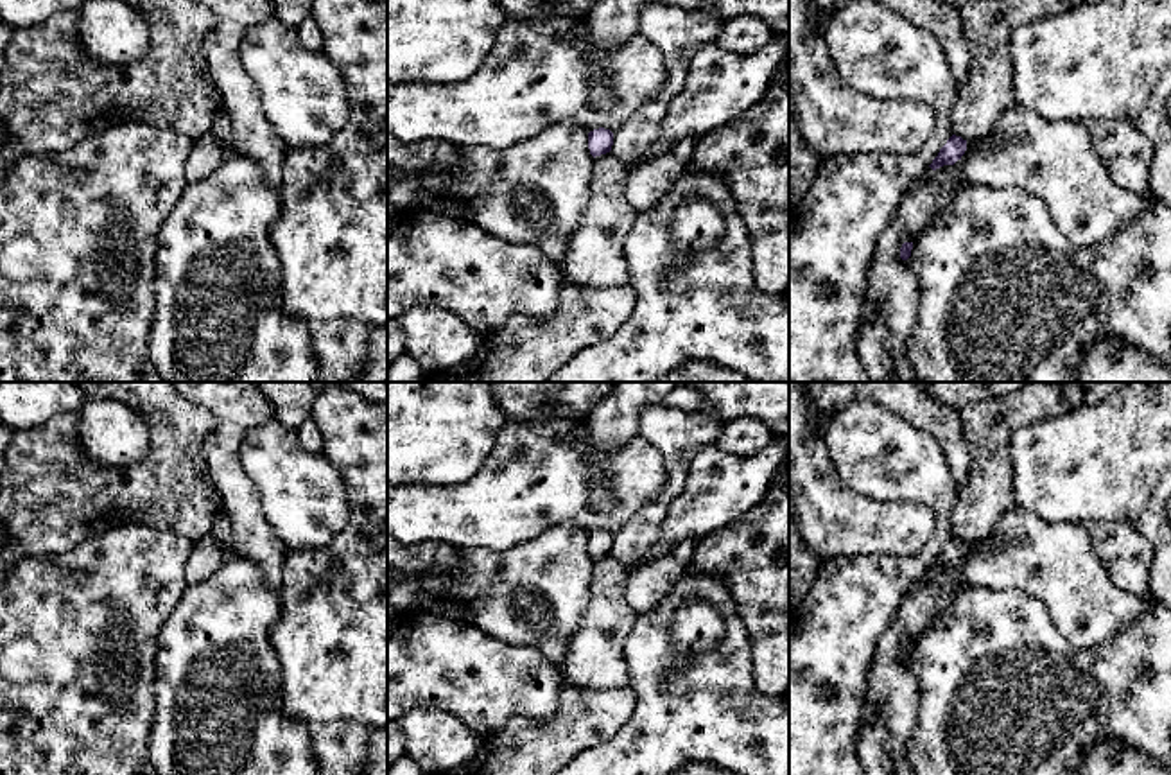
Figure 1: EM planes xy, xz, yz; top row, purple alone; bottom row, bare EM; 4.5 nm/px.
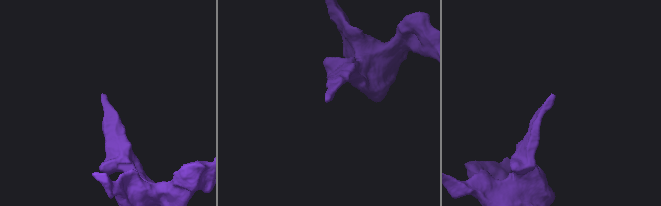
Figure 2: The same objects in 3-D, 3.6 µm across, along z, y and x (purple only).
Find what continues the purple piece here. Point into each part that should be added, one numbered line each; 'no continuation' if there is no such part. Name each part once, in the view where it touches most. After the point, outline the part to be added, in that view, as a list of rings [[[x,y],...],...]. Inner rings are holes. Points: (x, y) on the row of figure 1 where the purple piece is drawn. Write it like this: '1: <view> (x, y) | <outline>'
no continuation

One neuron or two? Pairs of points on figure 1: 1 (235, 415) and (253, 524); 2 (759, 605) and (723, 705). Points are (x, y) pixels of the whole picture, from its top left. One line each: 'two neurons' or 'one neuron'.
1: one neuron
2: two neurons

